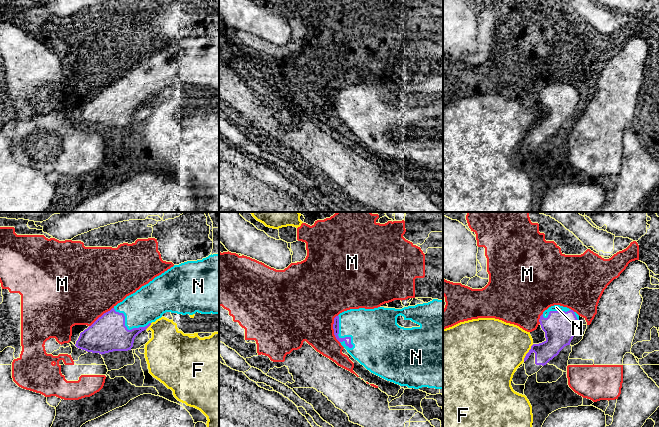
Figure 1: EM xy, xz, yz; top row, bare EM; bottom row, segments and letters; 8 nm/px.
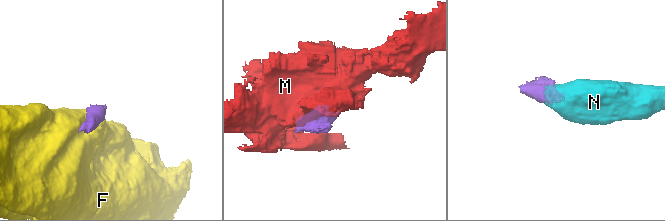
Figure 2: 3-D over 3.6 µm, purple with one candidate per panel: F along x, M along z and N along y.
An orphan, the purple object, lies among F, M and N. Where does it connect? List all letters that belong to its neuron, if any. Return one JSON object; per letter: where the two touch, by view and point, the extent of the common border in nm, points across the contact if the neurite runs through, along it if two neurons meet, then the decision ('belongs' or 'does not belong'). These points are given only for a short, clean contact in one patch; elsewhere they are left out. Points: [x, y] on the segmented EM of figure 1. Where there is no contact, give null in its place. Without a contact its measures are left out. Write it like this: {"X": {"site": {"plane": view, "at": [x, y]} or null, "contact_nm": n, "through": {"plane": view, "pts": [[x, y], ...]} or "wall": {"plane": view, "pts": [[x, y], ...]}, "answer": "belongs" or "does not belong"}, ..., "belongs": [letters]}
{"F": {"site": {"plane": "yz", "at": [527, 353]}, "contact_nm": 170, "answer": "does not belong"}, "M": {"site": {"plane": "xz", "at": [333, 328]}, "contact_nm": 220, "answer": "does not belong"}, "N": {"site": {"plane": "xz", "at": [338, 336]}, "contact_nm": 300, "through": {"plane": "xz", "pts": [[347, 340], [344, 337], [338, 336], [349, 329], [368, 328]]}, "answer": "belongs"}, "belongs": ["N"]}

